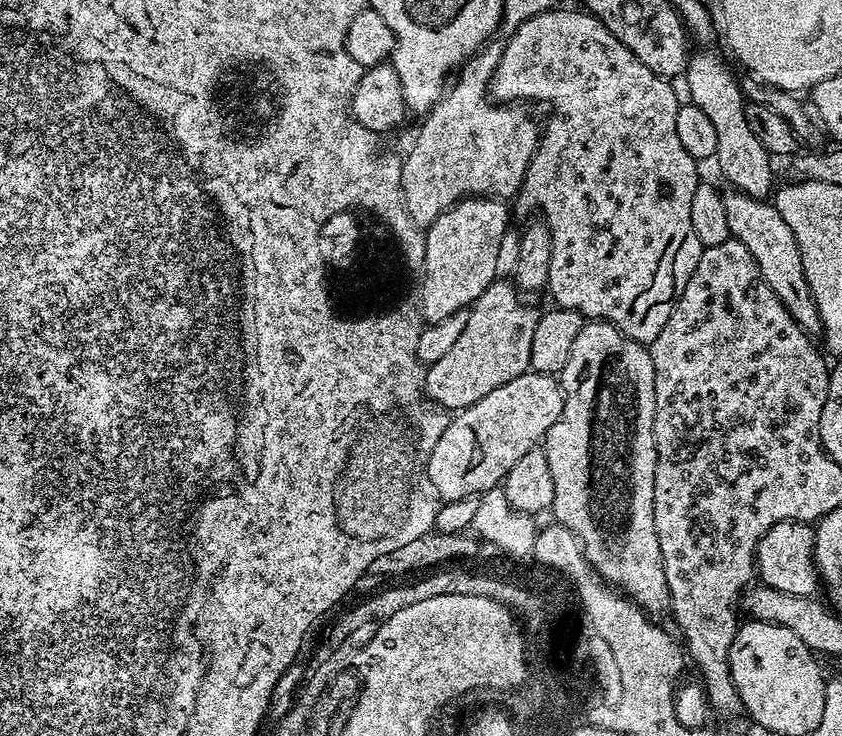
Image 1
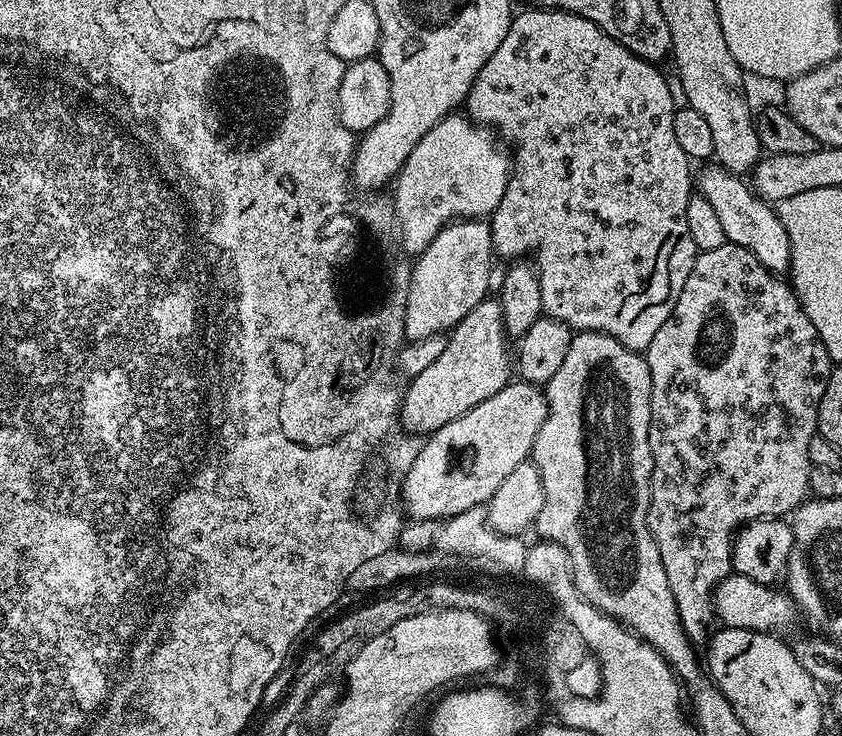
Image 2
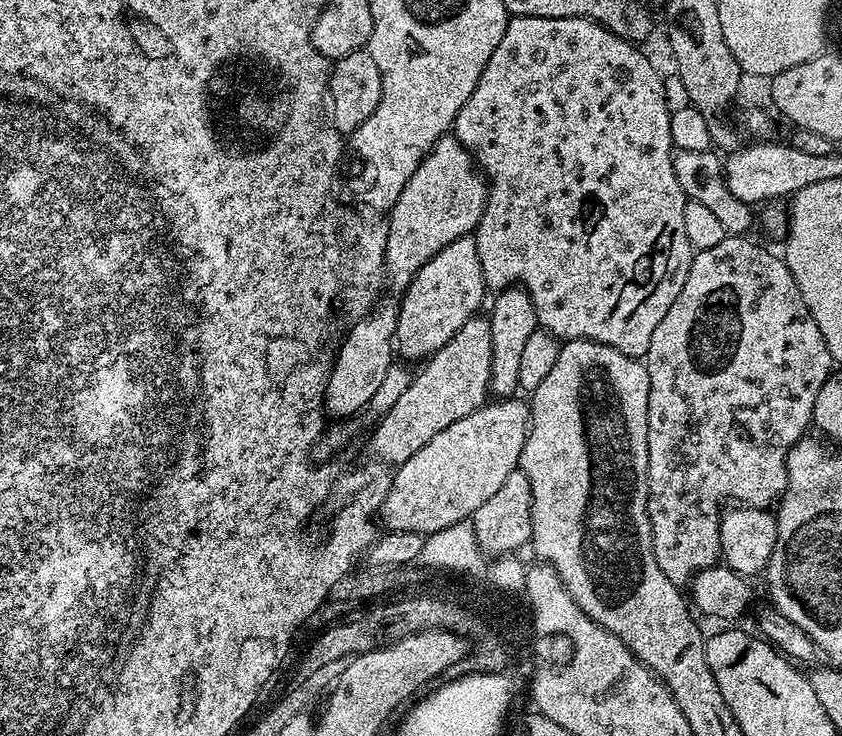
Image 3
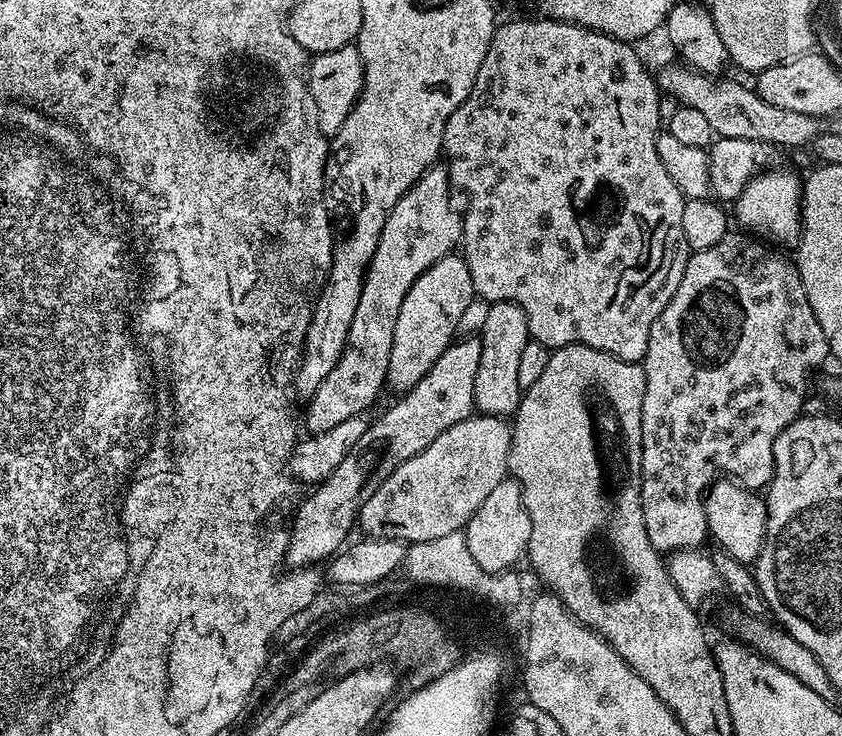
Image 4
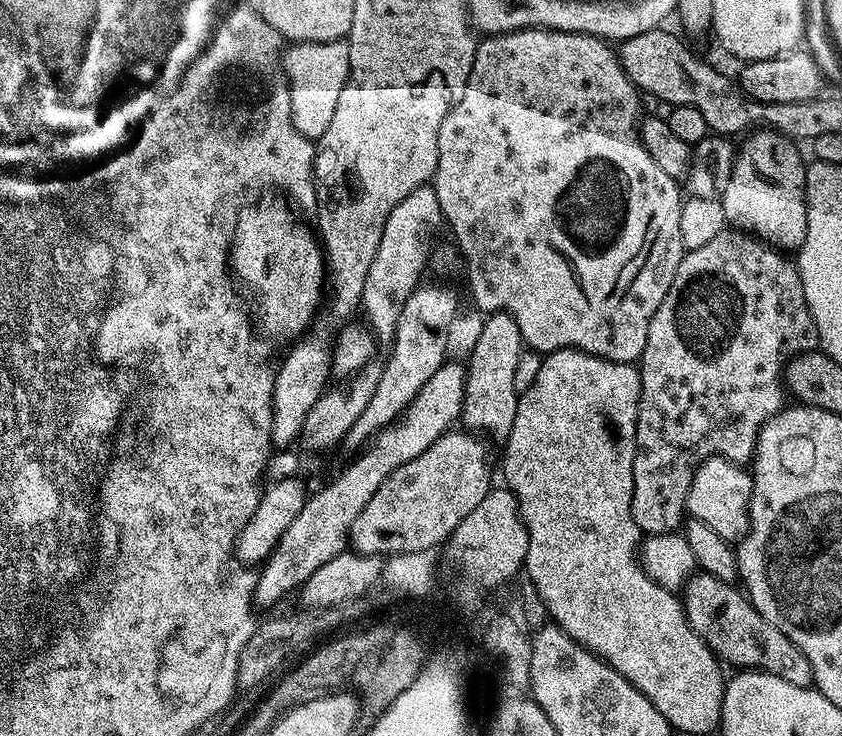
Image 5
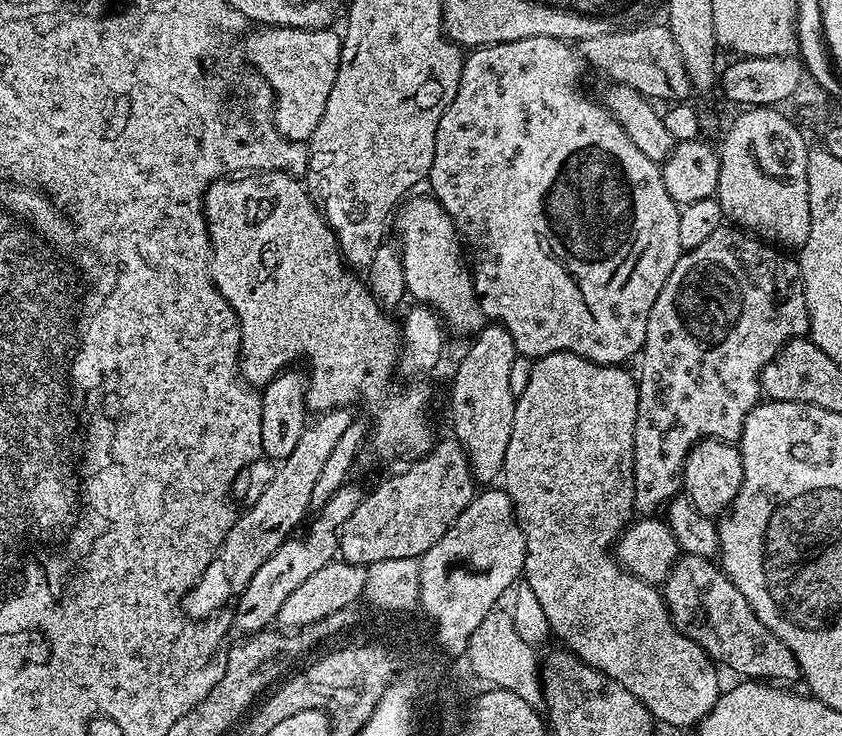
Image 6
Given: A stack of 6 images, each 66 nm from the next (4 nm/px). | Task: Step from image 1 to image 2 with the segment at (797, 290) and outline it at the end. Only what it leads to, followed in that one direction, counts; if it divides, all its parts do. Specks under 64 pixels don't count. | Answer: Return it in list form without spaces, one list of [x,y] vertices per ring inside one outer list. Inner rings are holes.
[[[715,162],[709,163],[705,168],[708,169],[698,176],[698,192],[707,198],[710,206],[714,206],[722,230],[726,230],[728,243],[750,250],[762,262],[762,266],[771,272],[787,273],[792,267],[790,238],[782,226],[777,209],[769,201],[757,196],[745,181],[744,185],[737,173],[728,172]]]

